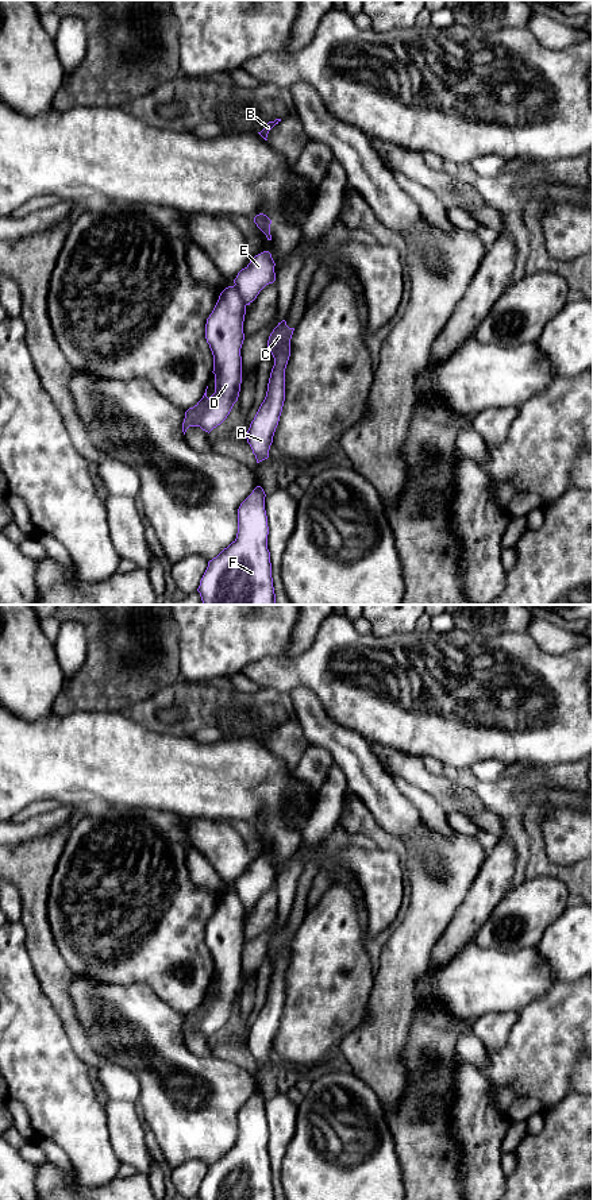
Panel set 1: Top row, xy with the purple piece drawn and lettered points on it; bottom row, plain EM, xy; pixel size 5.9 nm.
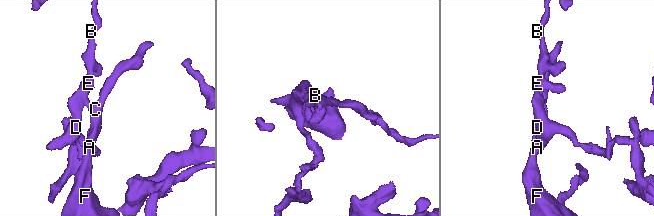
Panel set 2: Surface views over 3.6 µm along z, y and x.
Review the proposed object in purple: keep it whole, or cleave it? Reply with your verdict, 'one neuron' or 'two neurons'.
two neurons

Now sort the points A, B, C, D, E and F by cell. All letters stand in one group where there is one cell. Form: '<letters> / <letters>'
A B C E F / D

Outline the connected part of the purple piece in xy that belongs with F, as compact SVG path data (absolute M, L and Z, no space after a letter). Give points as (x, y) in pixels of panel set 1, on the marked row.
M257 486L240 503L236 539L208 562L200 580L203 605L277 605L265 497Z

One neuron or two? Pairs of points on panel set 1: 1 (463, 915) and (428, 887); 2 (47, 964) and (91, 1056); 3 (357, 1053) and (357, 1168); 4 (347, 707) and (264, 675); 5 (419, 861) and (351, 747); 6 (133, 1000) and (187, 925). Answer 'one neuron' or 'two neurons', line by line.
1: two neurons
2: one neuron
3: two neurons
4: one neuron
5: two neurons
6: two neurons

